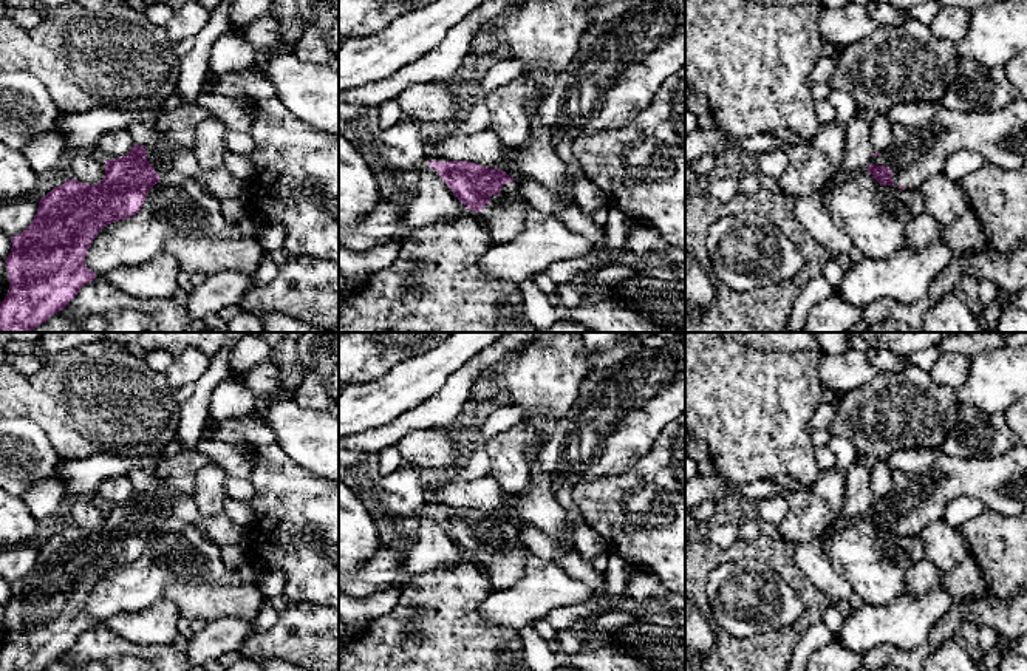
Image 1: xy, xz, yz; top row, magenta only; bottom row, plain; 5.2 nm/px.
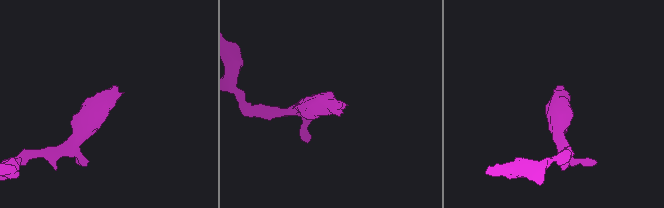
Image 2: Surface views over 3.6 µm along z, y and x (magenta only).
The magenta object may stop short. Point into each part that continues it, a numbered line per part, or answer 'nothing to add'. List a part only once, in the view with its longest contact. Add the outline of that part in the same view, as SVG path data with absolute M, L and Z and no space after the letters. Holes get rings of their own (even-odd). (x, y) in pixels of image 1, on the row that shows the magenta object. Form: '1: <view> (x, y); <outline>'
1: xz (504, 217); M515 181L506 182L498 195L478 212L481 221L496 244L507 244L524 230L527 204Z

